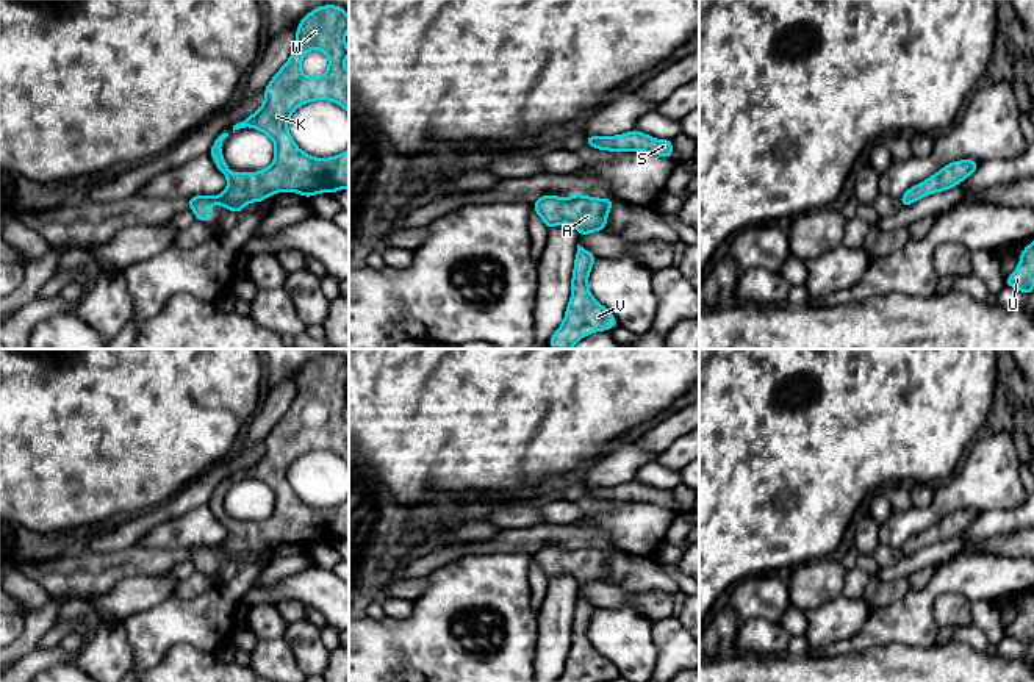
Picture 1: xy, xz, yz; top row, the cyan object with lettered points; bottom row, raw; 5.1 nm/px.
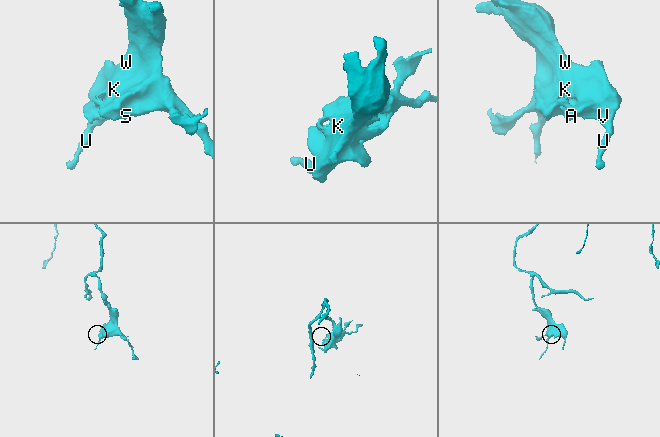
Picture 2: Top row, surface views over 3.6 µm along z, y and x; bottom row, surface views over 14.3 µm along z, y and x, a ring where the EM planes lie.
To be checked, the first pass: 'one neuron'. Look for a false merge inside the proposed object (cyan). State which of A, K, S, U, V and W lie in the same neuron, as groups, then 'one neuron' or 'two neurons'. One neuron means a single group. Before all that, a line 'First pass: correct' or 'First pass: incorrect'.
First pass: correct
A K S U V W; one neuron

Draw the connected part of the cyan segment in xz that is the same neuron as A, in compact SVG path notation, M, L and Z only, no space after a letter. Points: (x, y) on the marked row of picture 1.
M543 194L532 206L548 230L562 224L571 224L580 236L585 236L593 232L604 232L613 202L613 197L599 199L573 194L563 199Z

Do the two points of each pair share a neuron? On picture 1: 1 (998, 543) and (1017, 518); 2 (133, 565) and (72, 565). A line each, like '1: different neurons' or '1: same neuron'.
1: different neurons
2: same neuron

